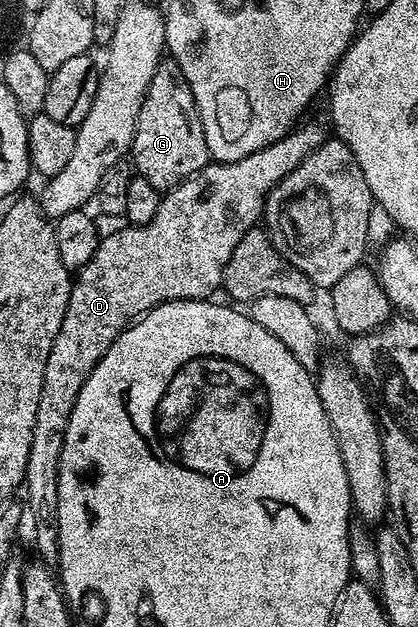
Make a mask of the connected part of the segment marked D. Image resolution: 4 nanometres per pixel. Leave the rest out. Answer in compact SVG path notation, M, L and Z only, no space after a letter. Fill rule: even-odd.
M310 122L297 125L295 128L288 131L285 138L279 138L274 144L270 144L266 148L258 148L258 152L250 152L250 156L242 156L242 160L234 160L233 162L218 162L215 160L209 161L208 165L202 167L196 174L191 174L185 182L180 182L173 188L167 191L161 197L158 204L158 212L154 216L154 220L150 220L150 224L142 224L141 226L125 225L125 230L116 230L113 234L105 233L100 240L98 252L94 252L94 256L90 260L90 264L86 264L75 275L72 283L72 291L70 292L70 300L66 304L66 316L62 316L62 328L58 328L58 336L54 336L54 348L50 348L50 356L46 356L46 372L42 375L42 396L38 396L38 413L34 416L34 440L30 440L30 460L26 460L26 472L24 473L24 481L22 483L23 493L28 493L28 510L26 506L26 514L32 517L32 534L36 537L36 550L39 561L45 566L52 568L60 561L60 533L58 532L58 468L60 467L60 457L62 456L62 444L66 440L66 428L70 428L70 412L74 412L74 404L78 400L78 392L82 392L82 384L86 384L86 380L94 372L94 368L102 360L102 356L106 356L106 352L118 340L118 336L137 318L153 310L155 306L159 306L162 302L194 302L197 300L208 300L213 297L215 290L221 289L224 280L224 269L226 268L226 260L230 260L230 252L234 252L234 247L237 246L238 240L242 240L242 236L246 236L246 232L250 232L261 221L264 205L268 199L268 194L279 182L286 180L286 176L290 176L290 172L294 172L294 168L298 168L298 164L302 164L302 160L306 160L306 156L310 156L310 152L315 150L326 141L326 133L316 122Z

